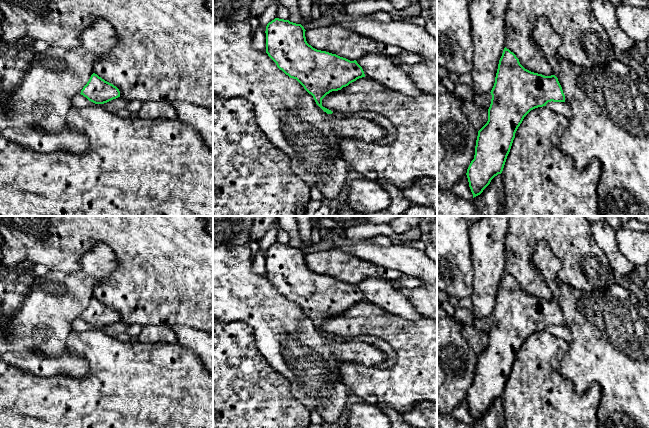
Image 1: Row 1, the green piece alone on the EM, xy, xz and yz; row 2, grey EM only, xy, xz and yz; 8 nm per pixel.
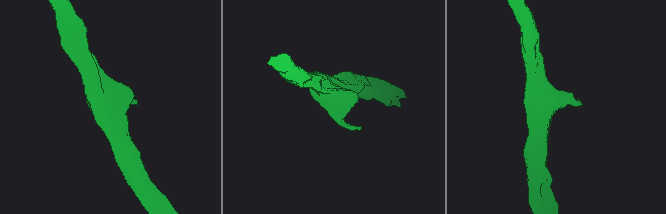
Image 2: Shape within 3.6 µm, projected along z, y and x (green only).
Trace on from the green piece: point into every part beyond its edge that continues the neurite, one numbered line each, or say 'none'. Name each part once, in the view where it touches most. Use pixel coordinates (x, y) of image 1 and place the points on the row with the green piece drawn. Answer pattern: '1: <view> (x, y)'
1: xz (377, 118)

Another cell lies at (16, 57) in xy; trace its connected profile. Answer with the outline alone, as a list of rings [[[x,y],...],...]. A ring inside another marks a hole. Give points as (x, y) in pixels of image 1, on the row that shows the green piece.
[[[0,11],[0,99],[17,90],[30,69],[36,52],[31,47],[35,39],[22,37],[15,42],[3,38],[3,14]]]

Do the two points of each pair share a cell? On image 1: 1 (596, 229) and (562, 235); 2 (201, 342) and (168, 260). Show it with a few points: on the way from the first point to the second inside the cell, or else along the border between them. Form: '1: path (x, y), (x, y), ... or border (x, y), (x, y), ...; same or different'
1: border (590, 226), (592, 238), (602, 251); different
2: border (172, 327), (187, 325), (202, 331); different

